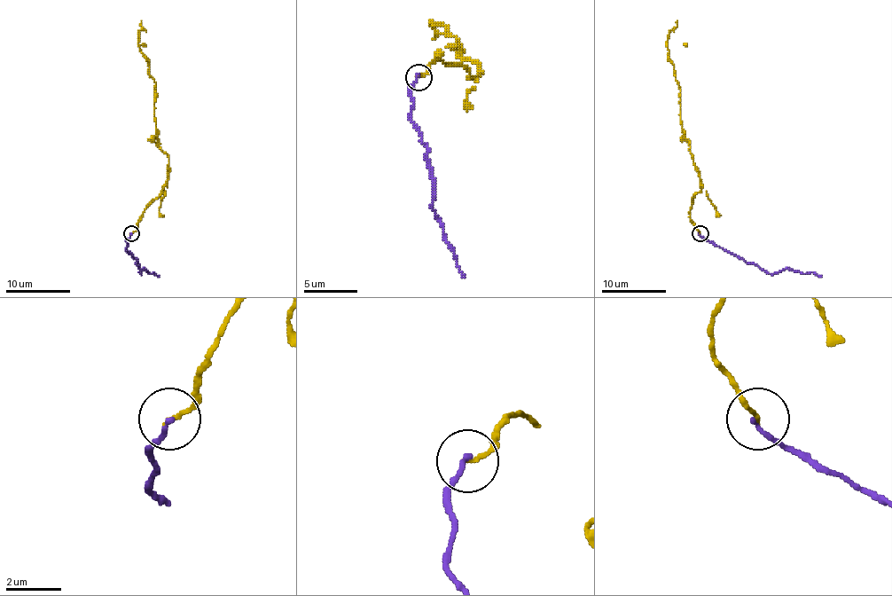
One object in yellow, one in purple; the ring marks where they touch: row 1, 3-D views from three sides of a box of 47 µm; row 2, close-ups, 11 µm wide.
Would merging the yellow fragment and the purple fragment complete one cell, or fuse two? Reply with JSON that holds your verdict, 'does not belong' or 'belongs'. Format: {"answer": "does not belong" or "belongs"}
{"answer": "does not belong"}

